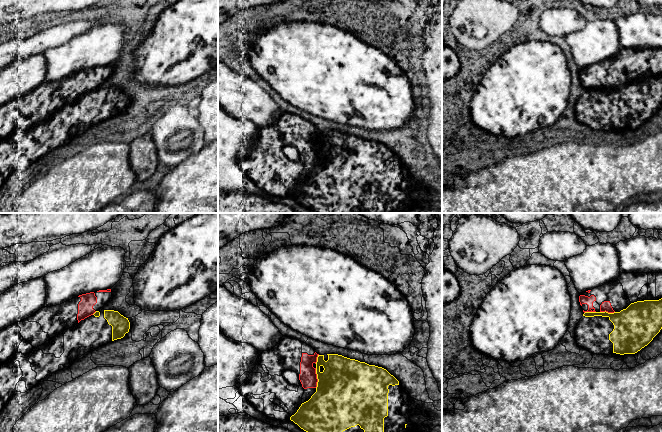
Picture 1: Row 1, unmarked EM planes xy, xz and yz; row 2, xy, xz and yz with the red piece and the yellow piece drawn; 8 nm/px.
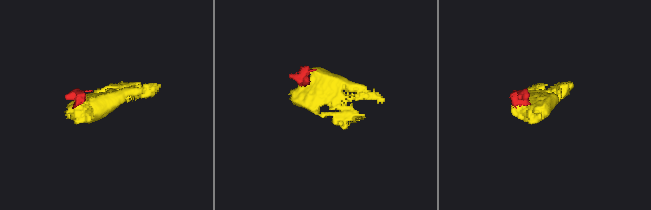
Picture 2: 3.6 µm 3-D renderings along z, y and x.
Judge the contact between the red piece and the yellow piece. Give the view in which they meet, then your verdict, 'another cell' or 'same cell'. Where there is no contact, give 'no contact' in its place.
meets red in xz; another cell

